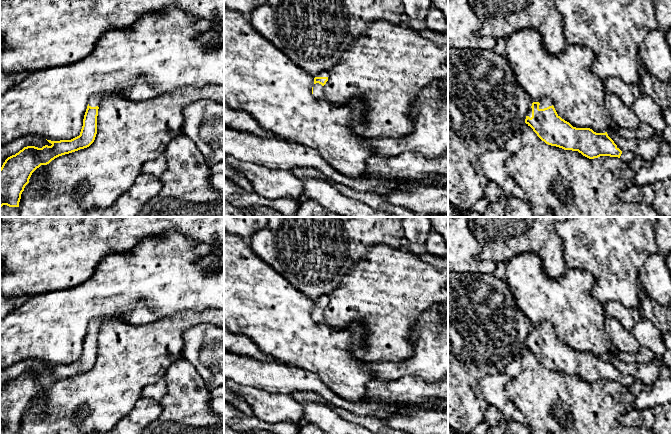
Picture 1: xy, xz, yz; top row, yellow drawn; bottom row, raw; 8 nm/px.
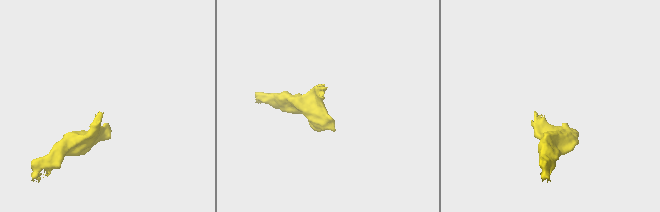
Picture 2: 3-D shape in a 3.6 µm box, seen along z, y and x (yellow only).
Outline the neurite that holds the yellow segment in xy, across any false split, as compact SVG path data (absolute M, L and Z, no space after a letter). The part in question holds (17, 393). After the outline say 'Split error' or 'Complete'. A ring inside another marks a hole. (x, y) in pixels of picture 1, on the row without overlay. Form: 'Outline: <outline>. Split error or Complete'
Outline: M103 319L89 324L80 359L71 364L51 365L42 372L27 370L8 381L0 392L0 434L19 434L21 418L32 397L55 382L89 371L97 358L97 340Z. Split error

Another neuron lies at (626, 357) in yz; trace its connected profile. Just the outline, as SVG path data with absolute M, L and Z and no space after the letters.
M640 348L635 354L617 351L617 357L627 363L646 363L655 358L653 352L649 351L647 348Z

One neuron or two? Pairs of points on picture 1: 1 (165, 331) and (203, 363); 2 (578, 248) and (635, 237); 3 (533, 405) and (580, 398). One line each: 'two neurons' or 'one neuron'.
1: two neurons
2: one neuron
3: one neuron

